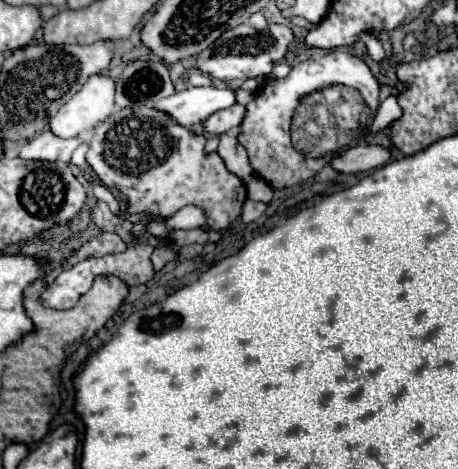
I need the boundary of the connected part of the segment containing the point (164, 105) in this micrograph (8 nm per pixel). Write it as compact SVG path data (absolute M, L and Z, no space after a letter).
M190 86L184 92L176 92L166 100L154 104L160 112L166 112L174 122L182 124L184 128L192 128L204 122L210 114L230 108L236 102L232 90L218 90L218 88L194 88Z

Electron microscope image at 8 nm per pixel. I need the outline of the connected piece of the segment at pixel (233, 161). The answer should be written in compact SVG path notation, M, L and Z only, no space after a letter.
M234 130L224 132L220 136L220 144L218 144L218 156L222 156L226 168L230 172L234 172L244 184L248 184L254 178L254 170L248 162L248 154L246 148L236 140Z

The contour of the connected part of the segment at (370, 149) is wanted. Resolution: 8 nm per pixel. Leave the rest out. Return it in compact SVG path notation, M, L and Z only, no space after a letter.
M354 146L348 148L342 156L334 156L332 168L338 172L366 172L378 166L384 166L390 160L390 148L384 146Z

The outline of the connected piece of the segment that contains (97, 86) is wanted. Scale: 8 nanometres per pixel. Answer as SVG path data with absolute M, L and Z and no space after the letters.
M94 74L50 120L50 132L58 138L74 138L106 120L114 108L114 80Z

